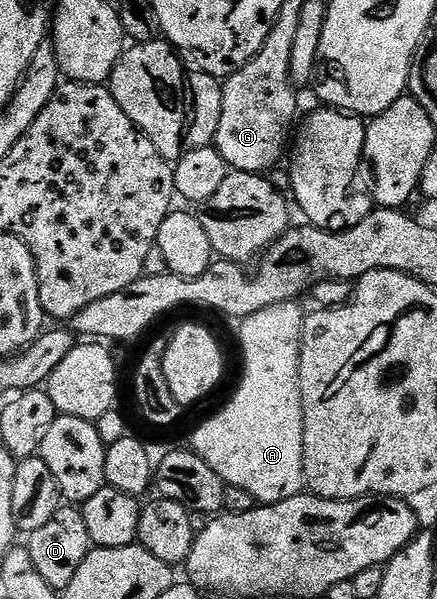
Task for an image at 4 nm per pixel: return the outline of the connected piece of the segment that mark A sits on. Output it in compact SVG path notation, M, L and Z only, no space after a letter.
M288 303L286 305L274 305L265 308L260 313L255 313L251 317L242 318L238 322L239 325L239 345L243 348L243 382L239 385L239 390L231 397L231 402L224 407L220 413L215 413L195 434L189 442L190 448L201 459L205 459L205 463L209 463L209 467L213 467L213 471L217 471L219 478L223 480L223 484L232 488L247 491L249 495L253 495L253 499L260 505L276 505L290 497L298 497L304 492L305 482L303 480L303 404L301 403L301 391L299 390L299 348L303 342L303 323L305 313L298 309L298 304Z

